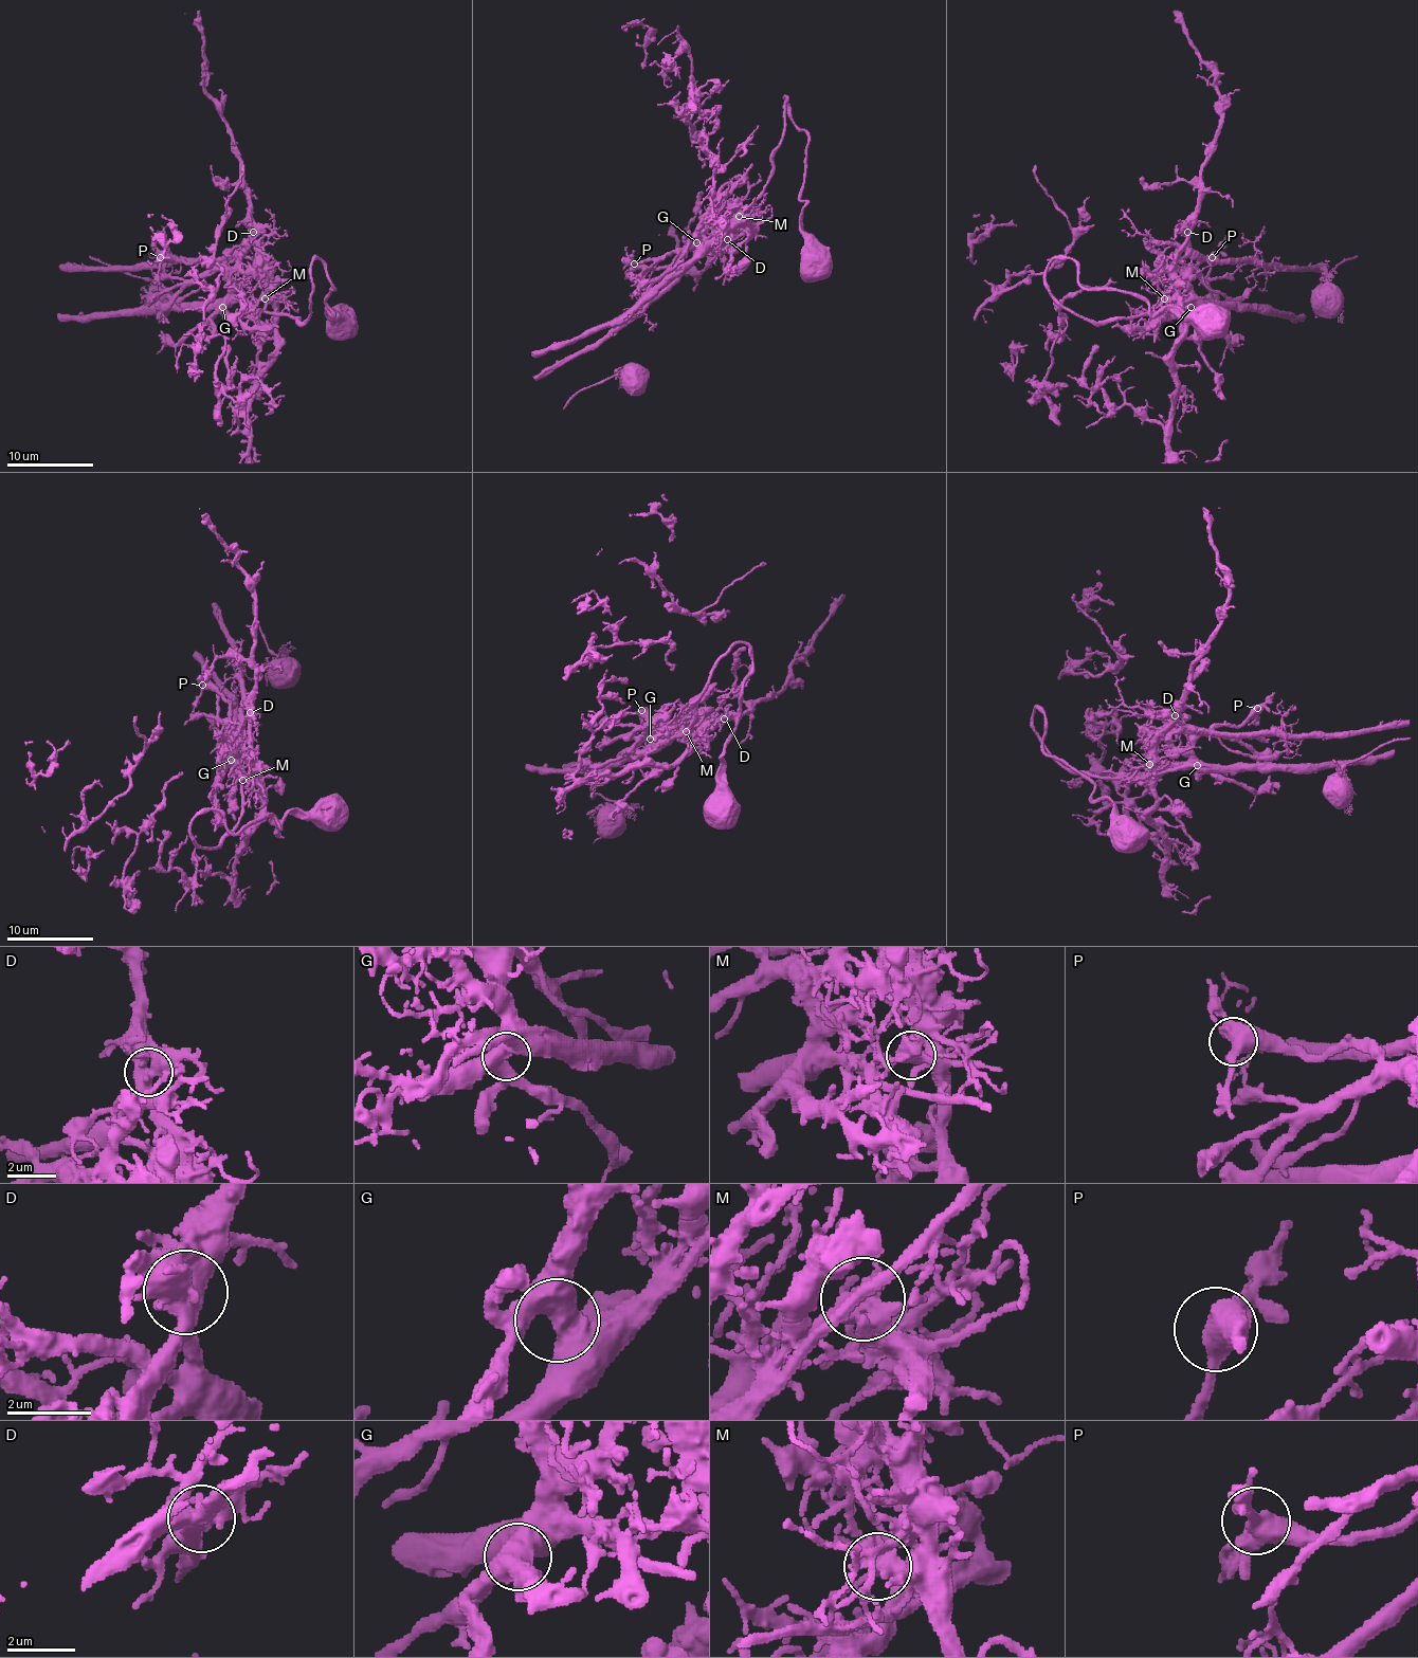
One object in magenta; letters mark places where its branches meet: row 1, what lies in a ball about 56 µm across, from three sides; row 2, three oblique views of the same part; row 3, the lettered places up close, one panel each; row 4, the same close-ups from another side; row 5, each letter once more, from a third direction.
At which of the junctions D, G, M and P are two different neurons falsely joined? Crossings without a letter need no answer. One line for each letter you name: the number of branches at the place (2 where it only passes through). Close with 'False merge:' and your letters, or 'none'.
D: Branches: 4
M: Branches: 3
False merge: D, M

